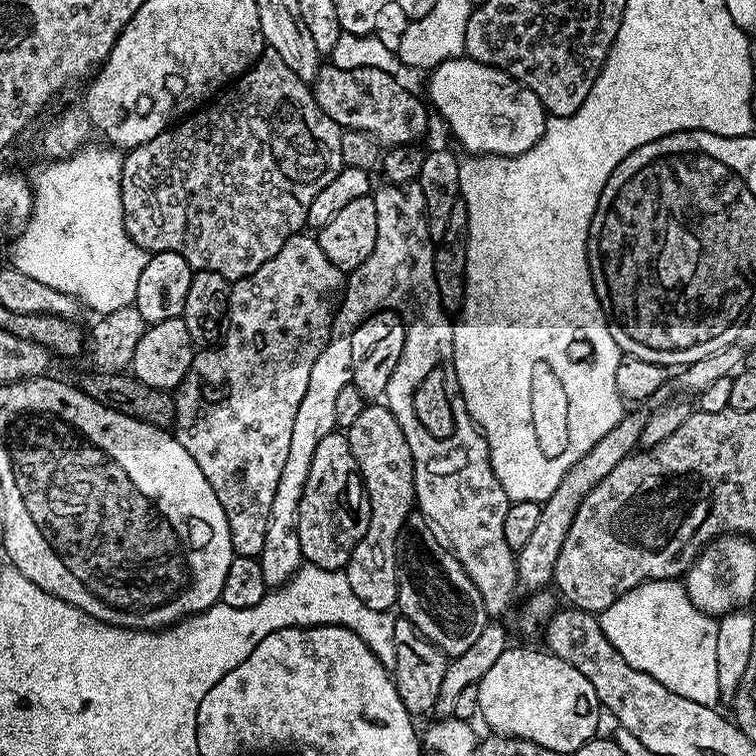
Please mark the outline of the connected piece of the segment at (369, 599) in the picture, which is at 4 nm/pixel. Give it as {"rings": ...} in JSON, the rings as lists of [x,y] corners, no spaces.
{"rings":[[[384,402],[365,403],[362,414],[358,414],[354,426],[347,428],[346,435],[370,502],[370,526],[366,526],[366,534],[362,534],[348,559],[350,590],[354,590],[370,610],[387,612],[397,607],[396,541],[416,503],[412,448],[406,434],[402,434],[399,416]]]}

